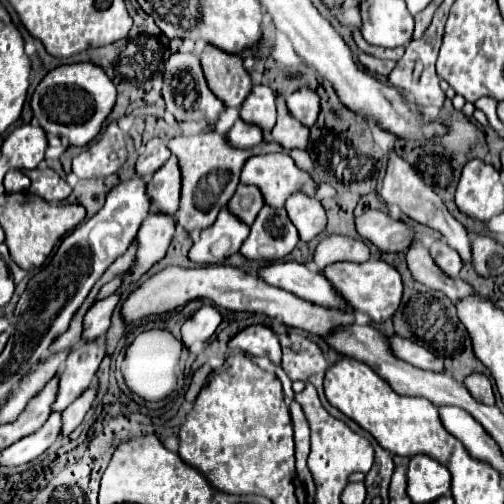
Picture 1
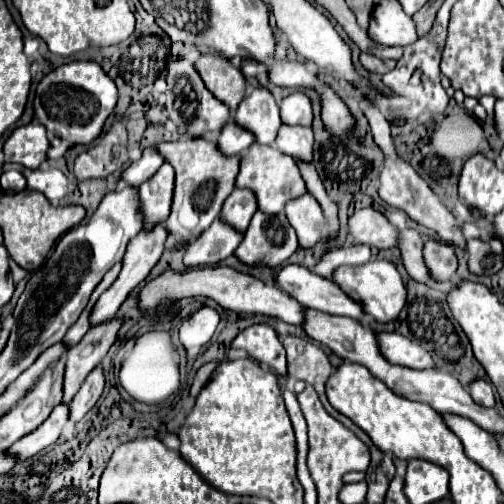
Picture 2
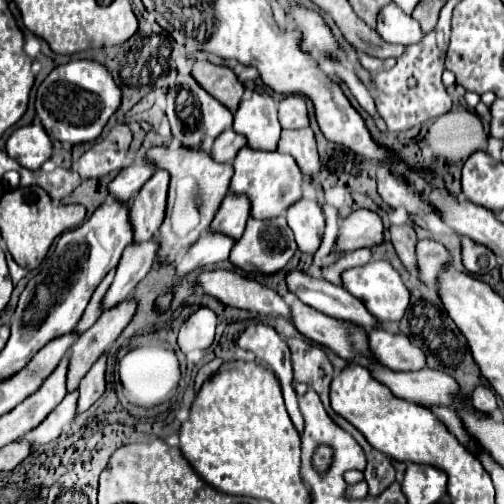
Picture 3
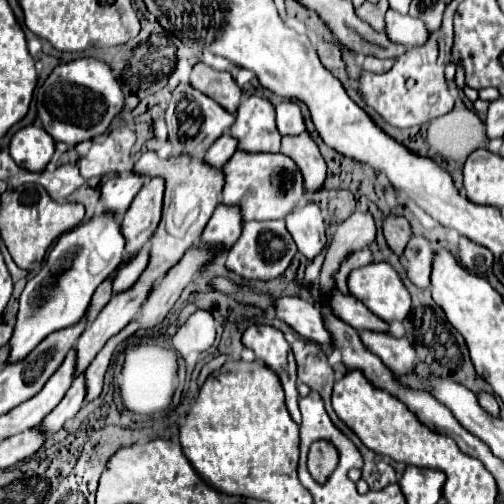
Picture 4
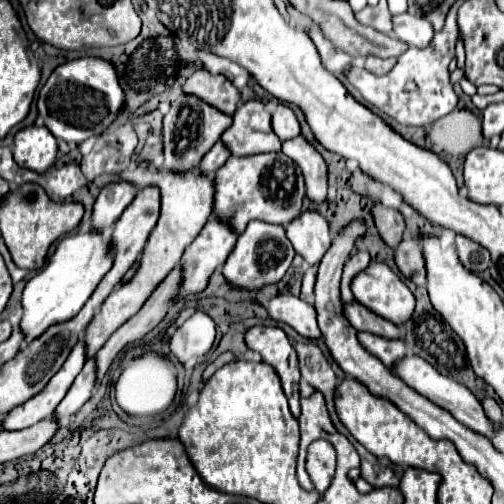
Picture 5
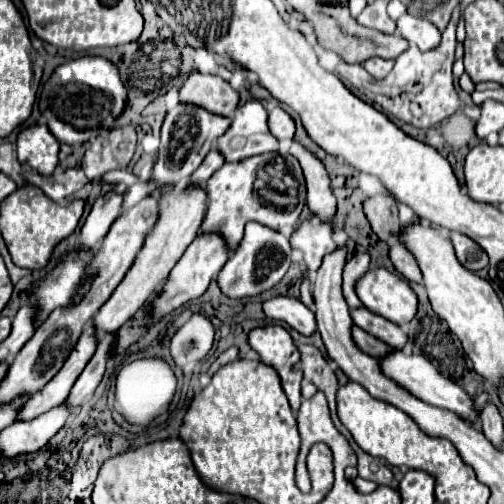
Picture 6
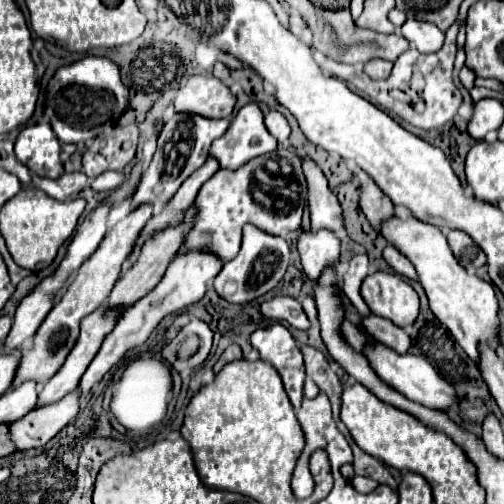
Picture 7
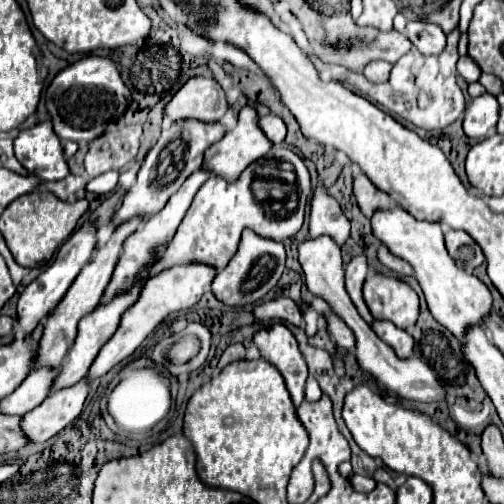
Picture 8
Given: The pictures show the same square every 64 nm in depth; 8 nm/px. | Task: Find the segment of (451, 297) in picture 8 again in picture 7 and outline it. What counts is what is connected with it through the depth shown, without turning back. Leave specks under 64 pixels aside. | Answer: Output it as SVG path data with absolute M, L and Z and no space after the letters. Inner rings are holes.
M392 216L380 224L380 234L386 238L388 244L392 244L398 252L402 252L416 268L418 280L428 296L430 310L434 316L452 332L456 342L464 348L464 352L478 362L478 342L492 344L492 348L498 348L498 342L494 342L496 336L496 324L498 324L498 302L496 294L490 282L484 282L478 276L470 276L458 260L452 256L452 250L448 248L446 236L438 226L420 222L416 218L400 220L398 216Z

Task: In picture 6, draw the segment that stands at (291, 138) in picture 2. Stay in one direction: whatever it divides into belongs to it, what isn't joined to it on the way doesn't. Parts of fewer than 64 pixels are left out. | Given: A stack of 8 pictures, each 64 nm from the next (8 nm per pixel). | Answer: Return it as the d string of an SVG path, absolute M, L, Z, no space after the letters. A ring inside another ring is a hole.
M294 142L288 152L300 162L300 166L304 170L310 212L318 220L322 220L322 222L332 226L334 216L336 216L336 196L332 194L330 178L328 178L328 174L324 170L322 162L298 142Z

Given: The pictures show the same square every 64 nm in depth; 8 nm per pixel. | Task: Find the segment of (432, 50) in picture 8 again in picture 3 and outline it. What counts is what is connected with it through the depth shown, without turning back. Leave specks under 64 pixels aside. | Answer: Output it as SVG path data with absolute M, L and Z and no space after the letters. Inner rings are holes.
M392 2L388 6L384 6L384 10L380 12L376 30L390 44L408 46L408 44L416 44L424 38L420 24L412 16L400 12L400 8L396 8L396 4L392 4Z

